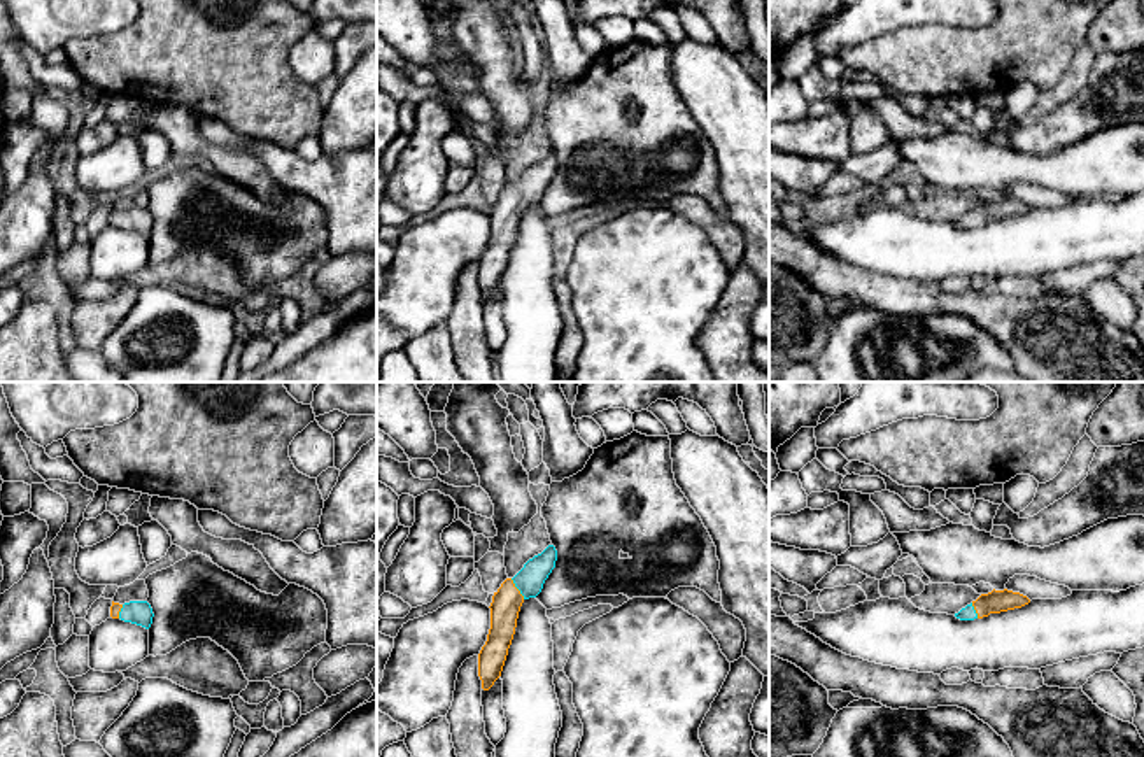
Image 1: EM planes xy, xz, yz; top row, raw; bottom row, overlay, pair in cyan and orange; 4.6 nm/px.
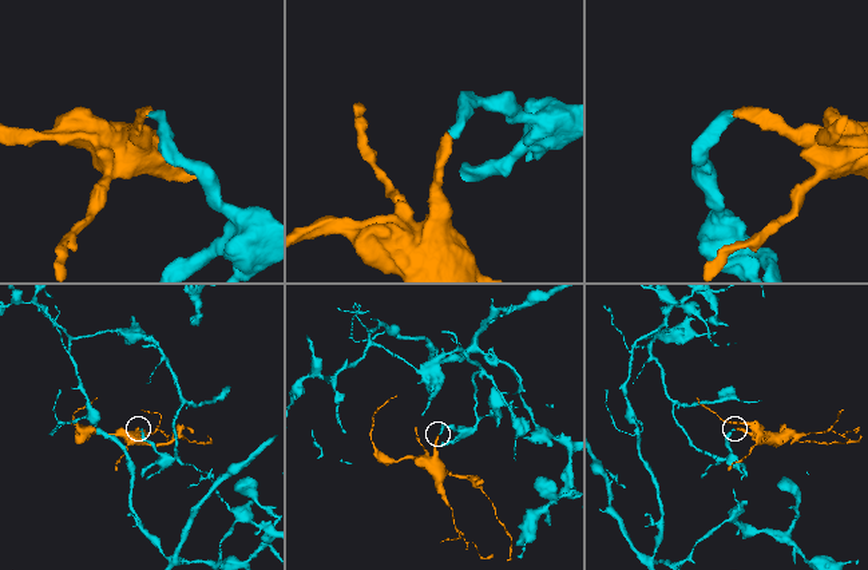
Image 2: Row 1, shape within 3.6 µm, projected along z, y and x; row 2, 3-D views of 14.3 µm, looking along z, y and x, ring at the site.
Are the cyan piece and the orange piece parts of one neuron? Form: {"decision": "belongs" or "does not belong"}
{"decision": "belongs"}

